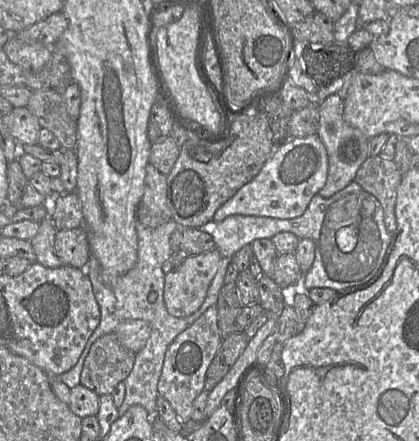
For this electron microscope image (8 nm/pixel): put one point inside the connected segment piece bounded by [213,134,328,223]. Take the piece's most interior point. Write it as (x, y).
(297, 170)

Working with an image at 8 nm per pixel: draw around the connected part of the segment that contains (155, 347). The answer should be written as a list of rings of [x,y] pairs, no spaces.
[[[172,219],[155,228],[145,226],[137,221],[137,263],[123,276],[108,277],[107,282],[106,276],[104,276],[104,270],[102,270],[98,260],[92,255],[89,256],[89,260],[84,268],[92,282],[93,293],[100,310],[100,320],[98,326],[88,339],[75,366],[69,371],[57,376],[57,378],[69,389],[78,386],[80,384],[80,375],[84,361],[94,342],[103,335],[115,333],[117,327],[122,322],[144,320],[150,327],[150,335],[145,346],[136,353],[133,368],[127,378],[123,381],[125,385],[125,397],[122,405],[118,408],[119,417],[123,416],[126,411],[134,405],[142,406],[151,418],[155,415],[157,416],[157,384],[161,375],[165,353],[177,335],[193,324],[210,306],[216,305],[219,291],[224,285],[224,277],[227,267],[232,261],[231,258],[222,257],[217,273],[208,288],[205,300],[196,312],[185,318],[171,316],[167,312],[163,300],[165,274],[162,266],[172,253],[170,239],[171,235],[178,228],[178,224]]]

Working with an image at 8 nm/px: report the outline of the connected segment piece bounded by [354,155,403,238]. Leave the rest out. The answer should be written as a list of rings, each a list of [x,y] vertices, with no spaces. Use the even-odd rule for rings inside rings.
[[[377,155],[364,161],[354,179],[381,204],[386,228],[393,238],[397,232],[395,207],[402,177],[393,159]]]

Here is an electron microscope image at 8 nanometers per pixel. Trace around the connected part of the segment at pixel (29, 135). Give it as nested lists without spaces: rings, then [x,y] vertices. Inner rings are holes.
[[[14,107],[3,122],[20,145],[38,144],[41,126],[27,107]]]

